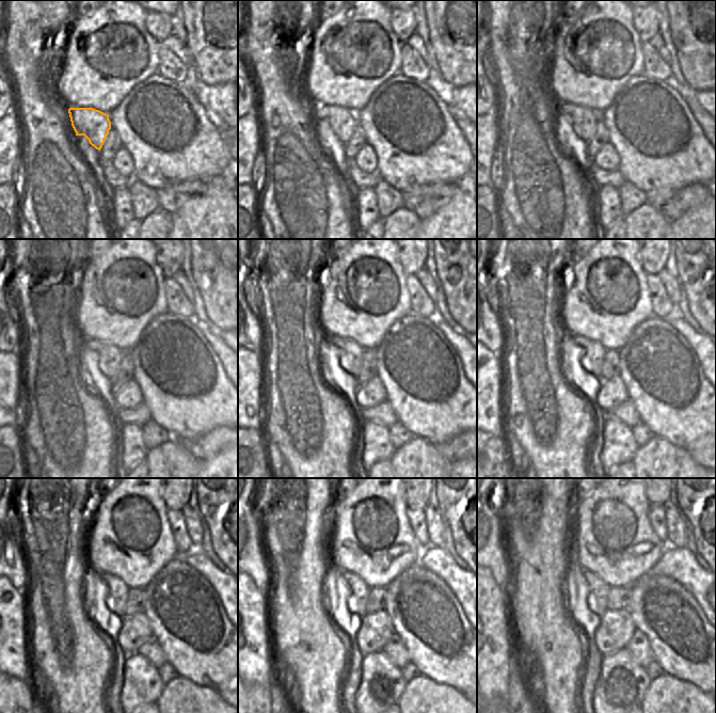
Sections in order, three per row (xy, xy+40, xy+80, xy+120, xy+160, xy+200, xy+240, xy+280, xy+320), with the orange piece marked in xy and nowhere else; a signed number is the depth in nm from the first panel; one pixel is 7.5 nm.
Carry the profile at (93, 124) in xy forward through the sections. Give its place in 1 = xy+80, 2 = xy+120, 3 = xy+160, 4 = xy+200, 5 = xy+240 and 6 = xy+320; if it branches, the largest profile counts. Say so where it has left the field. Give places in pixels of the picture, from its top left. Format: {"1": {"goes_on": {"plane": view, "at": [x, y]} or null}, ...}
{"1": {"goes_on": {"plane": "xy+80", "at": [584, 121]}}, "2": {"goes_on": {"plane": "xy+120", "at": [109, 355]}}, "3": {"goes_on": {"plane": "xy+160", "at": [351, 357]}}, "4": {"goes_on": {"plane": "xy+200", "at": [590, 352]}}, "5": {"goes_on": {"plane": "xy+240", "at": [114, 589]}}, "6": {"goes_on": {"plane": "xy+320", "at": [595, 587]}}}

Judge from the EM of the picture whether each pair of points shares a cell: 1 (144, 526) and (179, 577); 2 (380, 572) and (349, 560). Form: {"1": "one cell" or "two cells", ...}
{"1": "two cells", "2": "one cell"}

